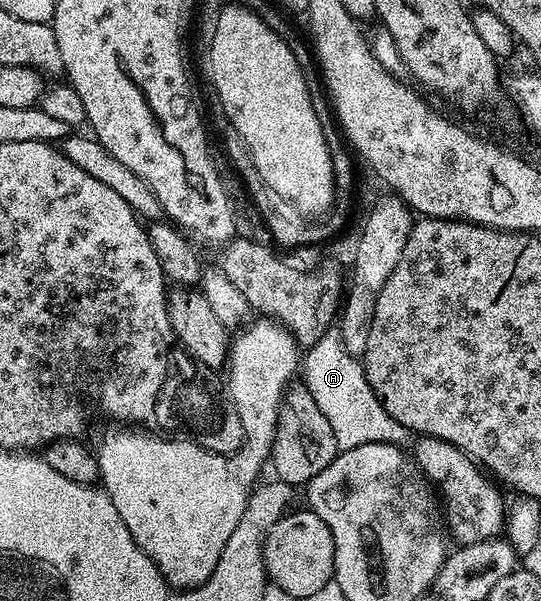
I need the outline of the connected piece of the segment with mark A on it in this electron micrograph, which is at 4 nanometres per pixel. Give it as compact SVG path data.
M328 329L312 347L306 348L301 375L304 375L302 378L309 393L313 393L313 401L317 401L321 413L325 413L329 426L333 428L333 437L337 437L340 451L370 443L399 445L404 442L403 438L408 438L407 428L383 408L377 393L373 393L362 362L351 355L349 349L345 349L338 330Z

